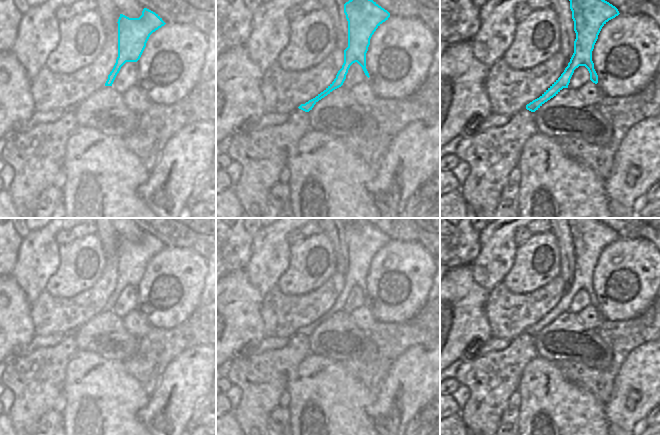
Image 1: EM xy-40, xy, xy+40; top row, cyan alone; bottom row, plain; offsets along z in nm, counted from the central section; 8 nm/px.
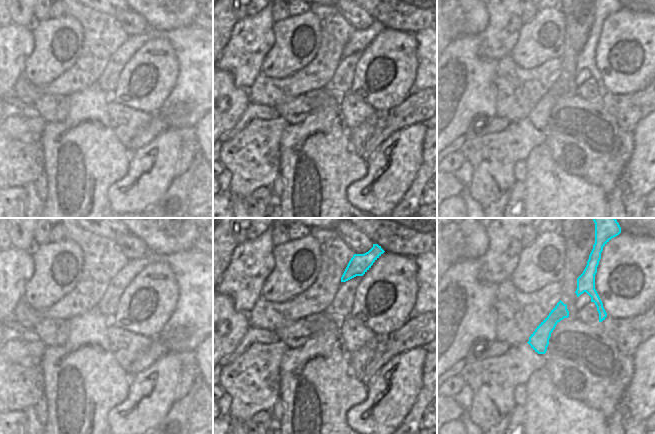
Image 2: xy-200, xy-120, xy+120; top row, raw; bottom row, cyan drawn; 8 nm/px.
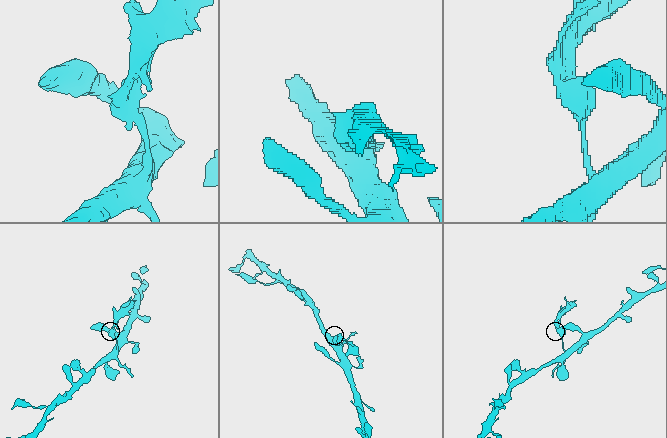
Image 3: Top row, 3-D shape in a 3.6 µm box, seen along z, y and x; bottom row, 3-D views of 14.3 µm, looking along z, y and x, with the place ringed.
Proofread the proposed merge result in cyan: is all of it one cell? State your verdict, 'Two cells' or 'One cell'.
Two cells

